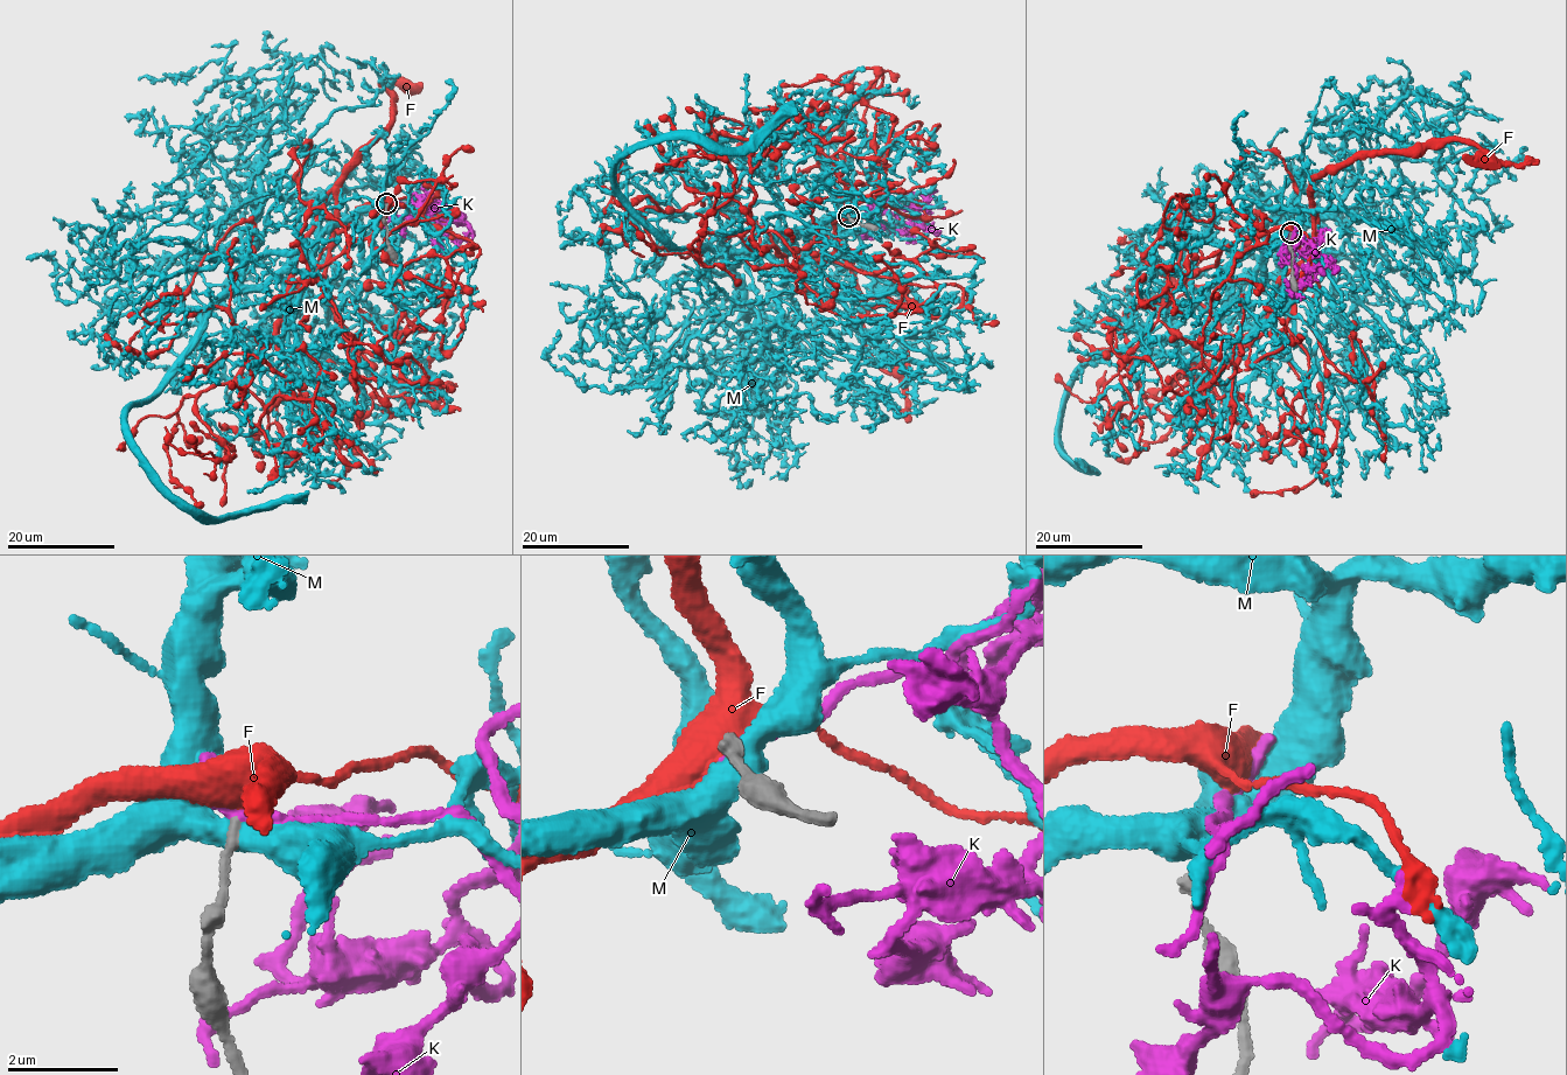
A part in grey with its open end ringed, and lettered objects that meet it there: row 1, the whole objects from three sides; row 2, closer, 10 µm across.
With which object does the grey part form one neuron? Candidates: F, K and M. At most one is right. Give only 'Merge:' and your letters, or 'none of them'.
Merge: F

